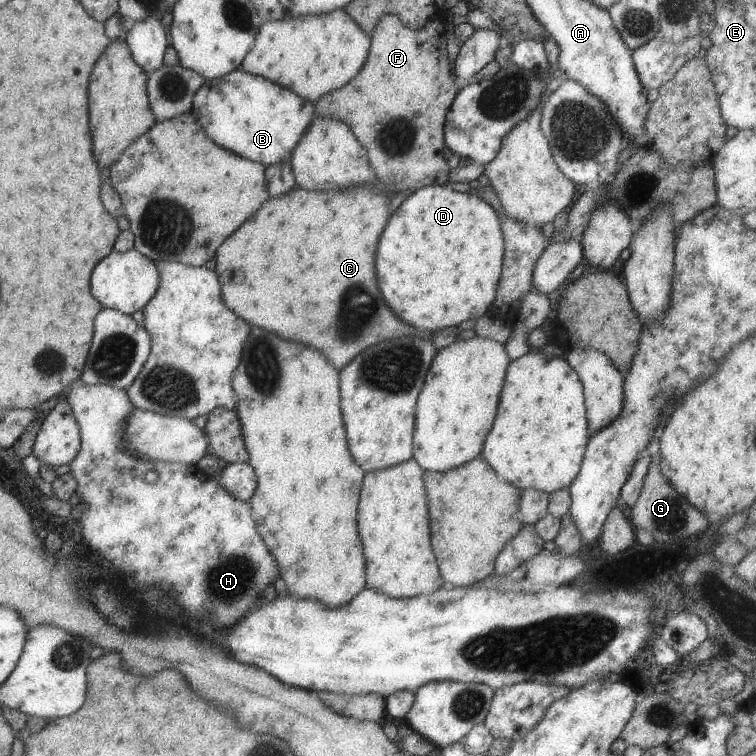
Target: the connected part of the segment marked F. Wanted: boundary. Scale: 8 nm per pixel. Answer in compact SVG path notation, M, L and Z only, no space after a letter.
M383 13L372 35L363 68L341 88L323 94L315 104L314 114L342 120L363 146L368 166L387 189L410 193L429 185L448 185L447 152L443 142L443 119L458 91L452 65L446 51L446 28L439 20L429 19L421 28L410 29L391 13Z

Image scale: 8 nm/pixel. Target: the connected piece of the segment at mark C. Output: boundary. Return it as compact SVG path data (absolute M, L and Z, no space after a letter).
M357 185L342 188L333 192L307 192L303 188L291 188L289 192L285 192L283 196L275 196L265 200L259 210L255 210L227 240L223 240L223 244L217 248L217 276L219 276L219 284L221 284L221 296L223 296L223 304L235 312L239 318L247 320L251 326L261 326L269 332L275 332L277 336L283 336L287 340L299 340L301 344L307 344L311 348L319 348L319 352L323 352L327 356L327 360L331 360L331 364L335 364L338 372L343 364L347 364L355 354L359 354L363 348L375 344L375 340L389 340L391 337L399 335L413 335L417 337L425 337L430 339L433 332L423 330L415 330L407 324L403 324L387 304L383 304L383 298L379 296L377 284L375 284L375 270L373 270L373 254L377 248L379 235L386 225L387 219L390 217L389 208L387 207L390 199L377 187L373 185Z

